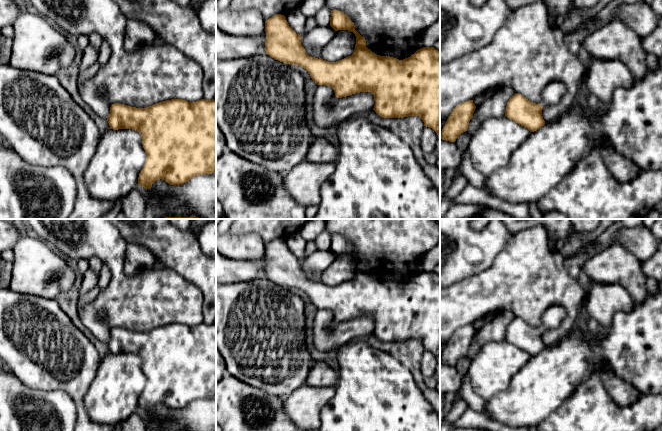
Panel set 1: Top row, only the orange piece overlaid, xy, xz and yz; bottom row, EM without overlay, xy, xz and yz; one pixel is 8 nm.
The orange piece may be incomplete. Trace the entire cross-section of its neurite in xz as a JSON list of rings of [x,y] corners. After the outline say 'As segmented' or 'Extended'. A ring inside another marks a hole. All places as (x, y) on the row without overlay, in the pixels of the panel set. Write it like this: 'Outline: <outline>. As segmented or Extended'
Outline: [[[339,234],[331,235],[330,250],[335,254],[348,254],[355,258],[354,276],[342,284],[328,286],[309,280],[301,268],[301,260],[288,248],[286,241],[276,238],[265,245],[265,274],[270,281],[301,290],[308,295],[317,309],[331,310],[337,322],[360,316],[374,319],[373,334],[382,342],[419,340],[425,351],[440,358],[440,276],[434,271],[423,271],[403,284],[374,278],[366,271],[366,264],[356,254],[349,241]]]. As segmented

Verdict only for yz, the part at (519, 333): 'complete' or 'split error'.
split error

